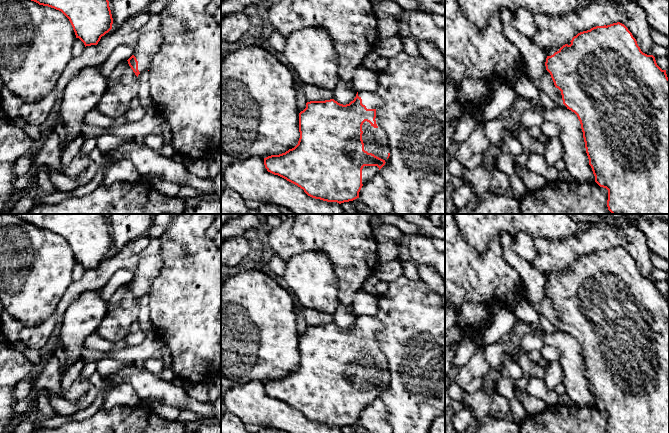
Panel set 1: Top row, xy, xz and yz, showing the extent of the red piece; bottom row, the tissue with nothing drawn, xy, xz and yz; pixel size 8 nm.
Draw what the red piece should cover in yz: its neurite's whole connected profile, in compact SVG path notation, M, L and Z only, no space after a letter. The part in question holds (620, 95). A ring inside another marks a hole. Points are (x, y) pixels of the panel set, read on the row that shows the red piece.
M620 22L613 23L607 26L606 25L596 26L591 28L590 30L580 32L576 36L574 36L570 42L571 42L570 45L565 44L561 48L549 47L545 66L546 70L551 75L555 87L561 91L563 104L567 107L567 109L574 112L580 121L581 129L583 132L583 138L585 142L586 153L589 159L589 165L591 166L593 174L595 176L595 182L600 187L606 188L608 190L608 200L607 200L608 210L612 214L669 214L669 78L667 77L666 70L662 70L657 65L655 57L653 55L647 55L641 51L632 33L628 30L628 28L624 24Z

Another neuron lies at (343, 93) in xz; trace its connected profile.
M339 81L336 87L333 89L333 99L340 104L346 105L354 100L357 91L351 84L347 84L343 81Z

